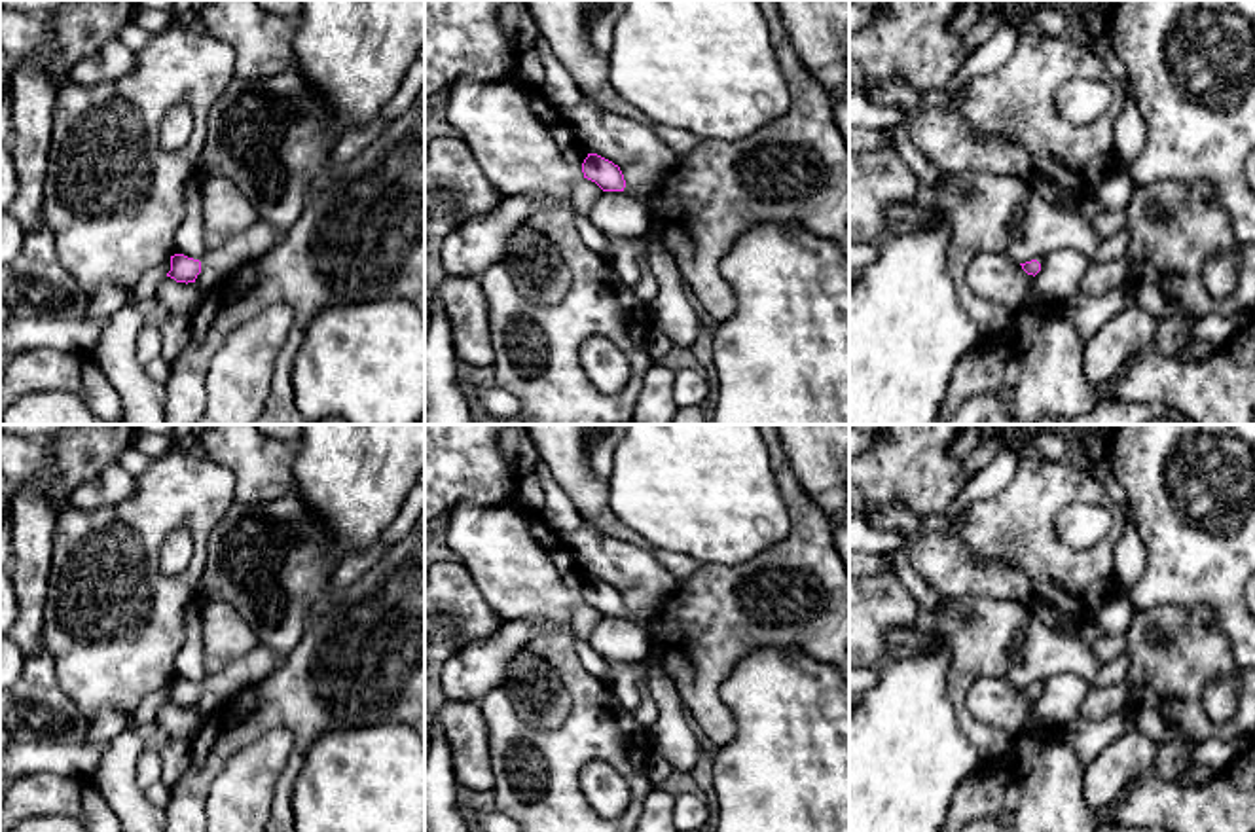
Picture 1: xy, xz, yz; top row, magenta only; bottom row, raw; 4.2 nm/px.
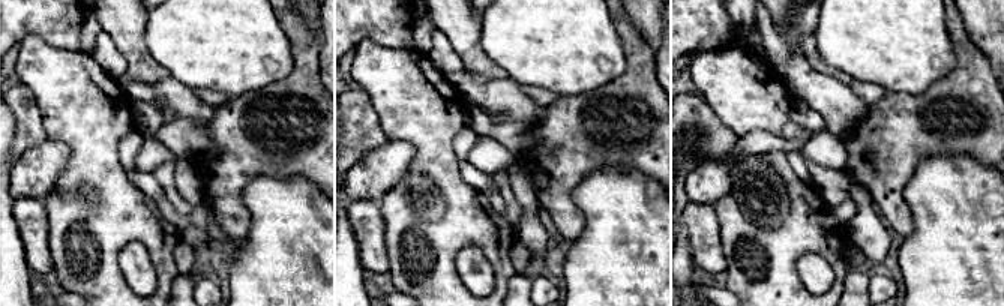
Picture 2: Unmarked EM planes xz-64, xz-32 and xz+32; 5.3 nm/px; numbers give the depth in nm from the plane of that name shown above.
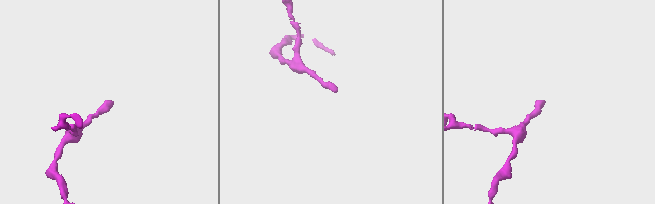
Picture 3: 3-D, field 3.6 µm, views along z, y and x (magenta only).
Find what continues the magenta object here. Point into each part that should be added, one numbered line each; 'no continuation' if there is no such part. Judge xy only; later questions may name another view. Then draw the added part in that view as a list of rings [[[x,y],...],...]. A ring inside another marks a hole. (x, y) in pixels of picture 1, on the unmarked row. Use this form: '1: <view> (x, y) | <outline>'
1: xy (254, 666) | [[[256,646],[239,660],[227,663],[218,673],[207,673],[201,694],[216,694],[231,697],[271,675],[281,665],[281,660],[267,648]]]

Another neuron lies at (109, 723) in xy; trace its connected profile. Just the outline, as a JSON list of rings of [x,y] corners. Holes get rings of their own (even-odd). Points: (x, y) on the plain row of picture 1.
[[[104,705],[91,722],[85,743],[104,743],[116,739],[129,726],[129,718],[116,707]]]

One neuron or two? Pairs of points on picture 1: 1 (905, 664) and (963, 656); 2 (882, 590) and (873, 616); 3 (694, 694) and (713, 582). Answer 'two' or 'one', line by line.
1: two
2: one
3: one

